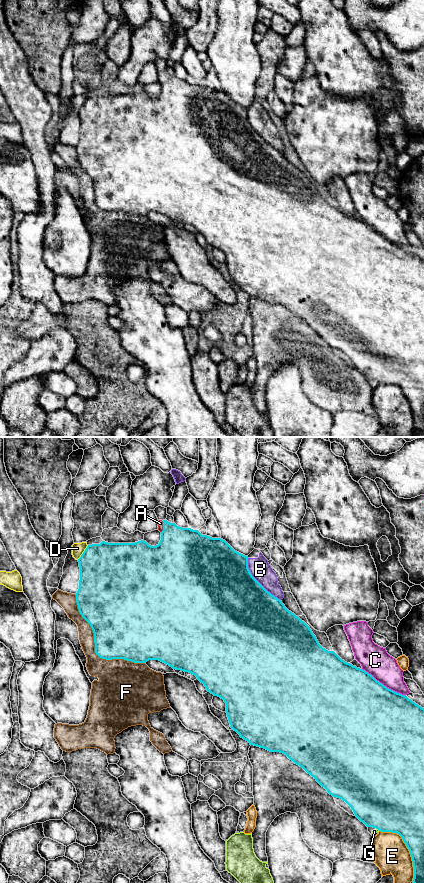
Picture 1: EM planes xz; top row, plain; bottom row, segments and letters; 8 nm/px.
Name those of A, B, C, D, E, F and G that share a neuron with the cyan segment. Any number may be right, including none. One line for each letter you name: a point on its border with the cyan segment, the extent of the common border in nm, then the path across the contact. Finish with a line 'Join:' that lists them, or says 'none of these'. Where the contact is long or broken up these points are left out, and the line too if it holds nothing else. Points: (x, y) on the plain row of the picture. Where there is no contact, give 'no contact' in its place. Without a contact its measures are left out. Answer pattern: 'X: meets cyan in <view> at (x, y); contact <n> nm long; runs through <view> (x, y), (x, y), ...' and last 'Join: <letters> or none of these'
A: meets cyan in xz at (163, 79); contact 100 nm long; runs through xz (181, 104), (173, 89), (163, 79), (160, 75)
Join: A

